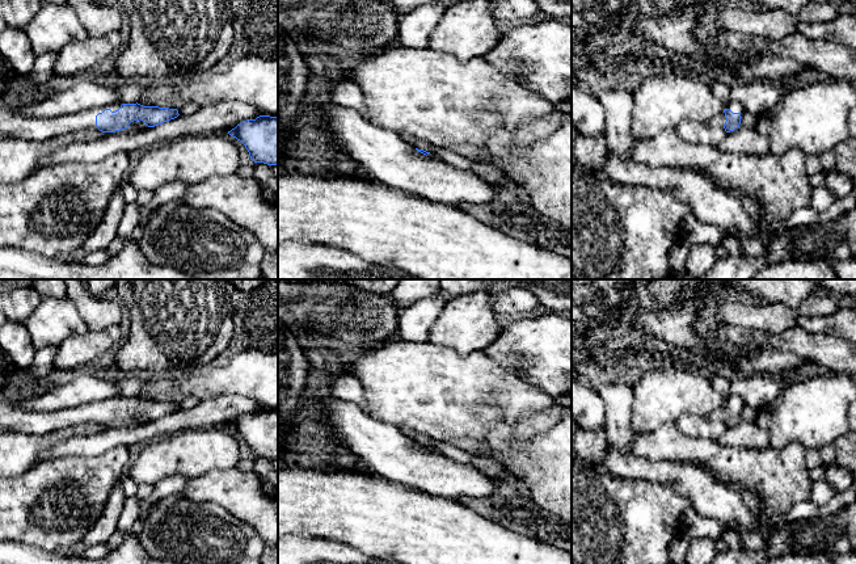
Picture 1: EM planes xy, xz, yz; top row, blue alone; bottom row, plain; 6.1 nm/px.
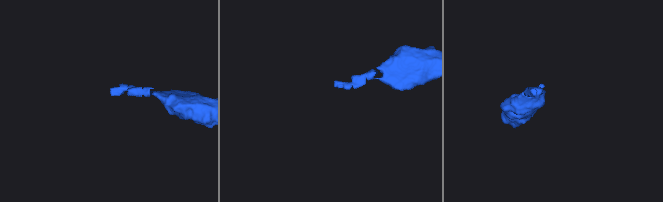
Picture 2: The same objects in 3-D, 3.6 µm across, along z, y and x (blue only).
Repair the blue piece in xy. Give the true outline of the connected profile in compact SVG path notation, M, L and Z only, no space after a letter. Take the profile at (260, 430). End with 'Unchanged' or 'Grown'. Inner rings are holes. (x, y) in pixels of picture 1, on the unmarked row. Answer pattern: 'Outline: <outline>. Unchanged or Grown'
Outline: M260 409L237 418L228 428L240 434L249 446L250 454L278 459L278 412Z. Unchanged

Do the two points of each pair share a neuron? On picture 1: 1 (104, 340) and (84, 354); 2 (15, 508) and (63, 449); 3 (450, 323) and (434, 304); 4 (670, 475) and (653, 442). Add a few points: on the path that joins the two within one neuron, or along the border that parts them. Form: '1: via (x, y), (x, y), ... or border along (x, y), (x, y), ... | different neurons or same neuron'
1: via (98, 342), (89, 349) | same neuron
2: border along (88, 457), (55, 457), (42, 461) | different neurons
3: border along (448, 297), (426, 339) | different neurons
4: border along (632, 451), (653, 461), (682, 461), (692, 464) | different neurons

